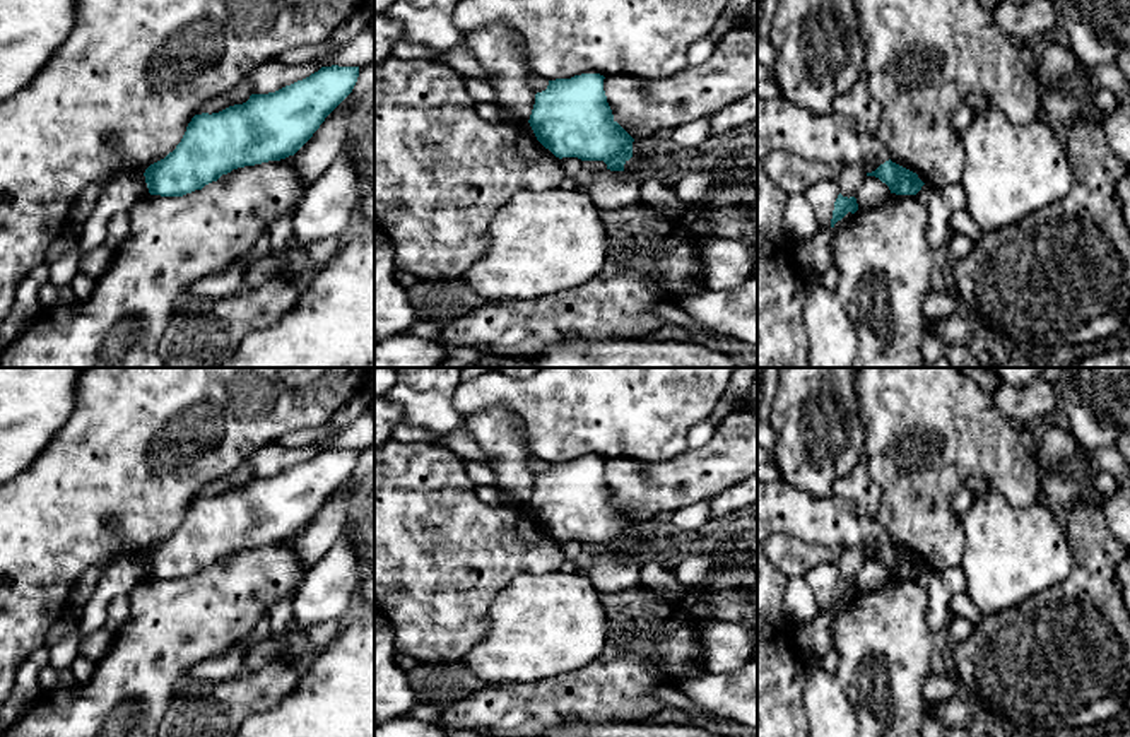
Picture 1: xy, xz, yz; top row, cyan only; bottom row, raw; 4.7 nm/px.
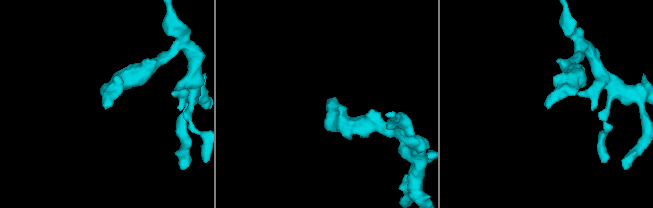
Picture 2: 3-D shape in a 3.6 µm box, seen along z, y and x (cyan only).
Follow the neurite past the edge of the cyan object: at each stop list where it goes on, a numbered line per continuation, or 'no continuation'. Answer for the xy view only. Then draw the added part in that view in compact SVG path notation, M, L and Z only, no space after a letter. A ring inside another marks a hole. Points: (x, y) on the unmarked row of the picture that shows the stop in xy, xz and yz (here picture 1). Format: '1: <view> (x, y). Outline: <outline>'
no continuation

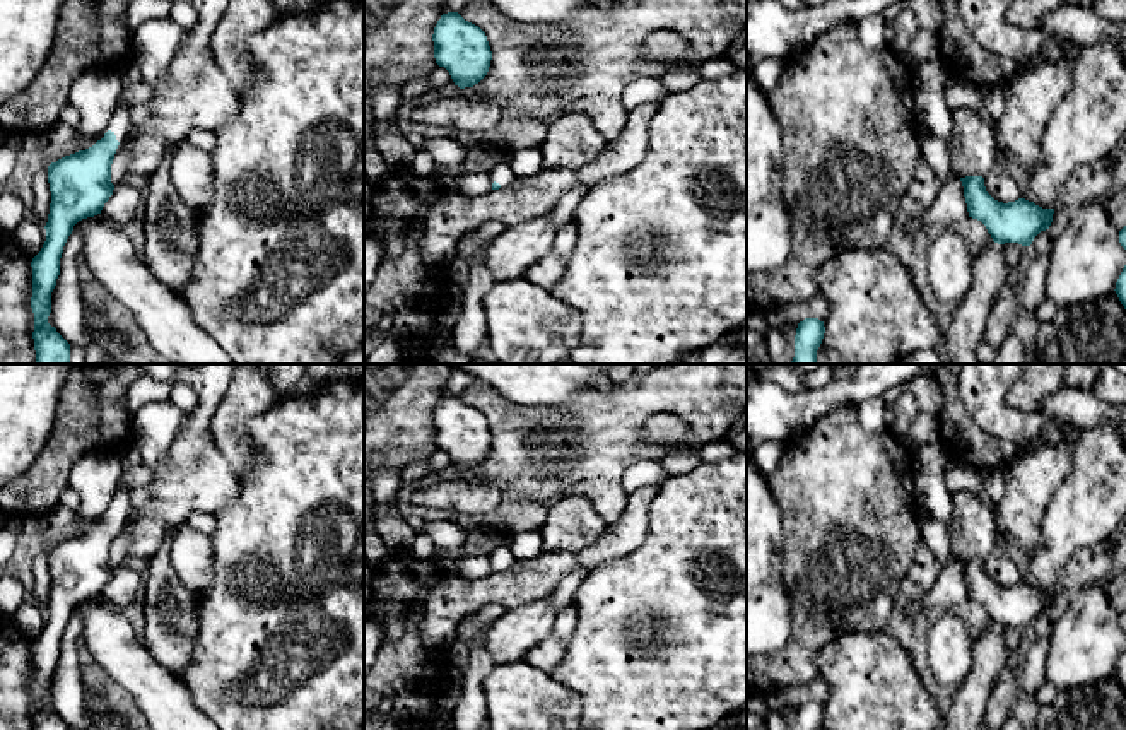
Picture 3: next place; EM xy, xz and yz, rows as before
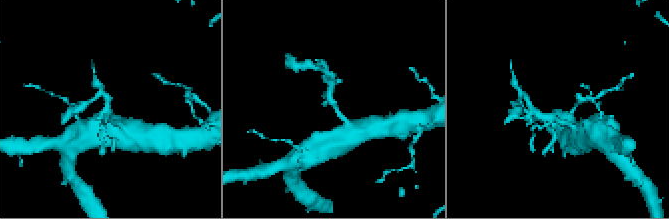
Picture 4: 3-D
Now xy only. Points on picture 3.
1: xy (120, 505). Outline: M118 486L114 491L108 513L111 513L116 518L118 525L121 525L130 515L130 492L132 491L133 489L128 489L125 486Z

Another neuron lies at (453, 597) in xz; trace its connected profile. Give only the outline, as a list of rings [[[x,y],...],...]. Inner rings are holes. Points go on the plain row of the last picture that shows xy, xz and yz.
[[[656,486],[629,492],[629,503],[617,521],[581,552],[543,550],[533,559],[516,559],[511,568],[478,580],[441,573],[425,598],[420,622],[420,641],[427,655],[446,656],[456,641],[460,622],[487,603],[506,610],[552,595],[559,583],[576,568],[589,573],[634,552],[648,537],[649,508],[658,494]]]

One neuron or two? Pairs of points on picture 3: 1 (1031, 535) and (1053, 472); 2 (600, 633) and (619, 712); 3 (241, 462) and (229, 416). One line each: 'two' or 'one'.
1: one
2: one
3: one

